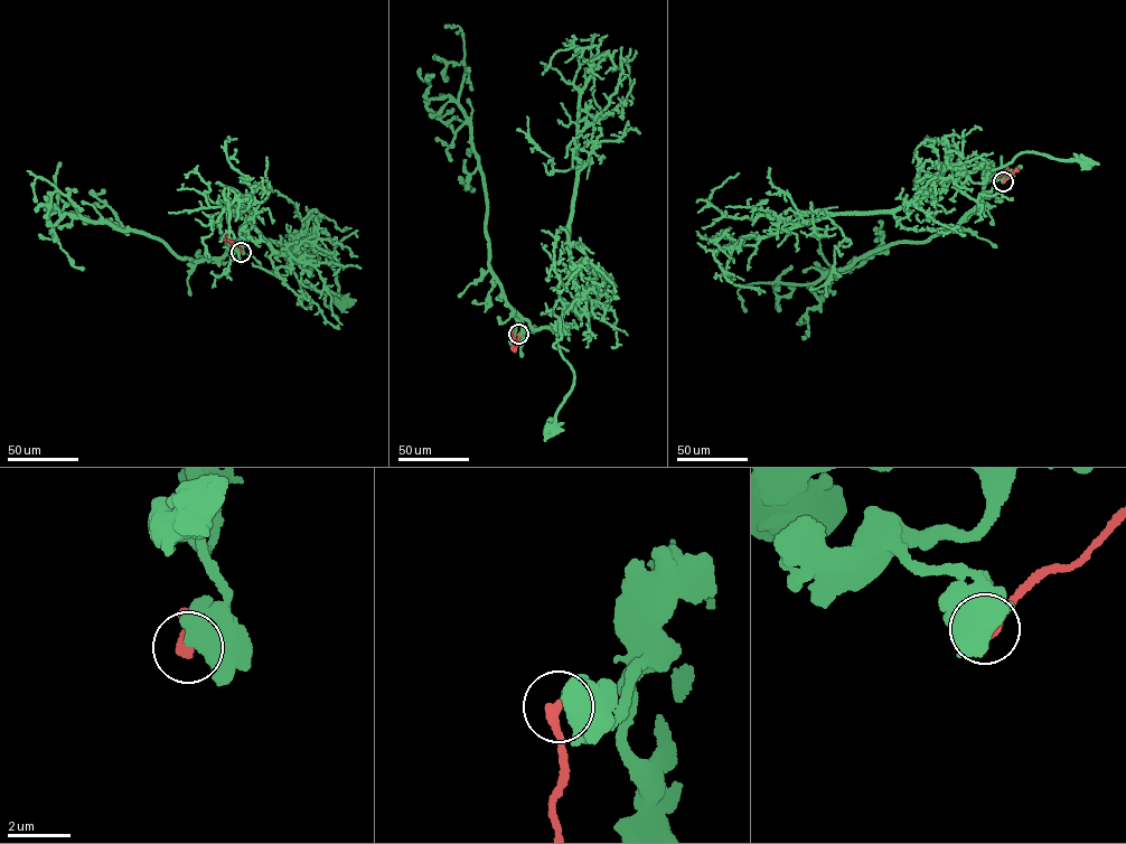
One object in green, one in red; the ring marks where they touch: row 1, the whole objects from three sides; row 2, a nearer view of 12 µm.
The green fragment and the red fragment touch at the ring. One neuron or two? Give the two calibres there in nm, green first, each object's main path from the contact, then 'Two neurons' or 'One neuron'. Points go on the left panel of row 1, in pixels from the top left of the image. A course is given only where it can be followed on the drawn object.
Thickness 750 nm (green) against 360 nm. Course of green: (242, 252), (240, 241), (230, 238), (232, 242), (270, 240), (297, 259), (329, 265), (337, 275), (344, 307). Course of red: (241, 252), (234, 243), (224, 240). Two neurons

